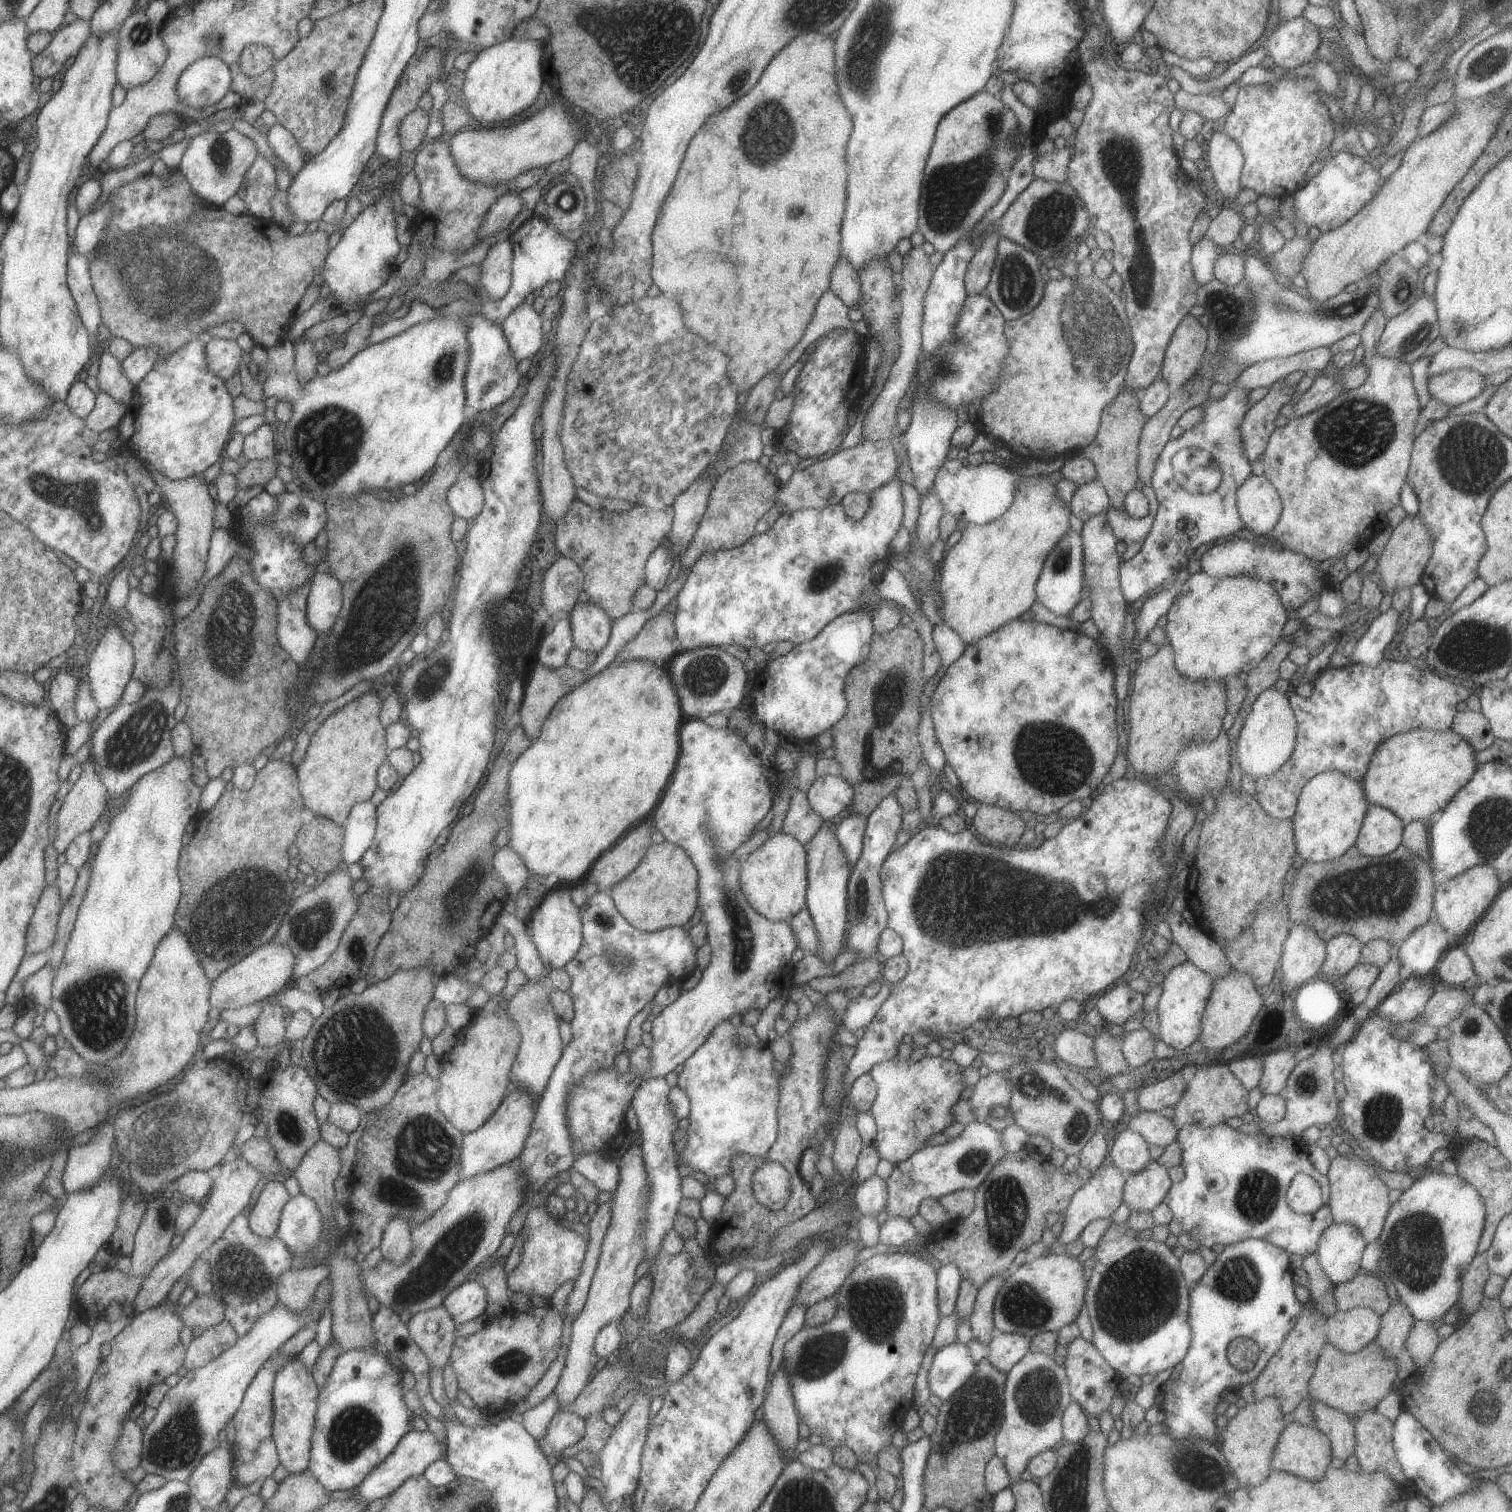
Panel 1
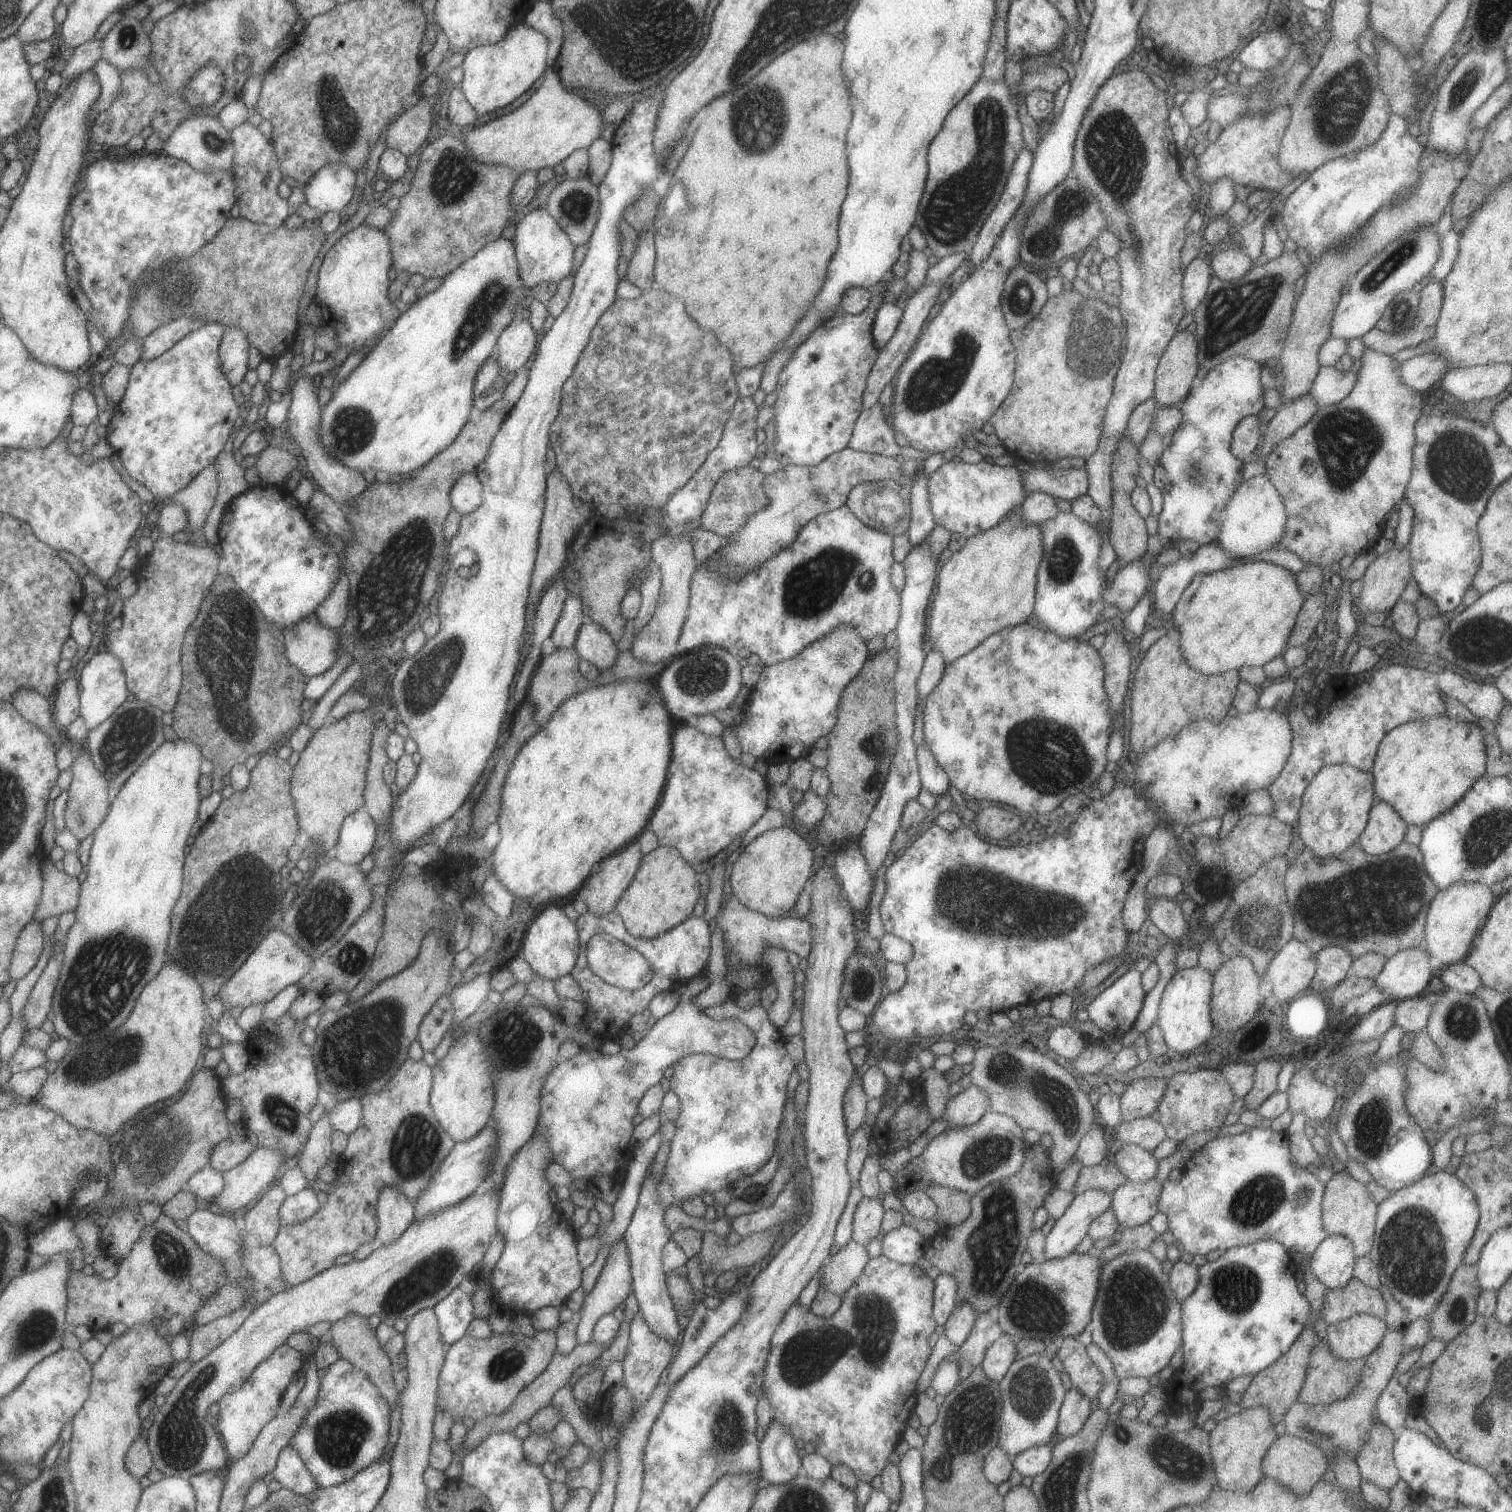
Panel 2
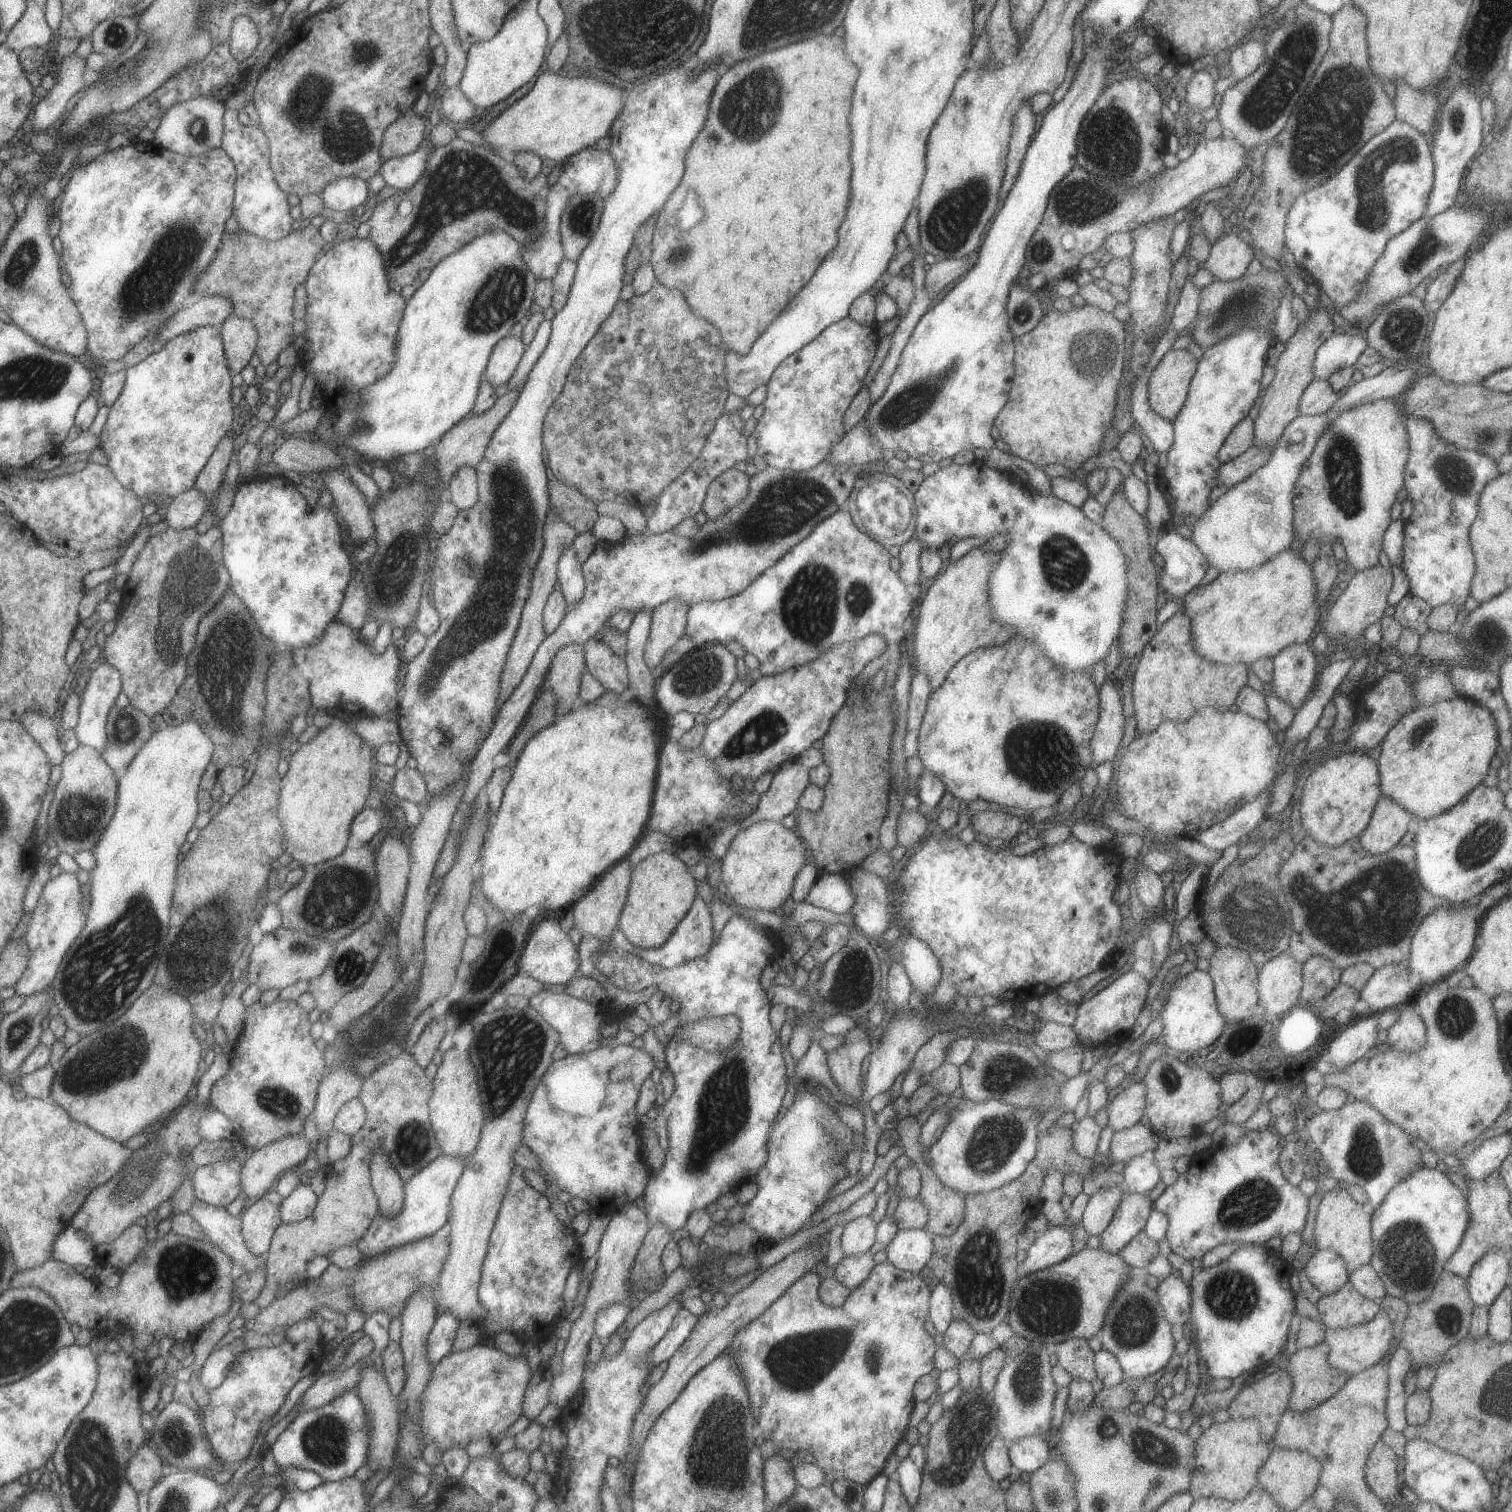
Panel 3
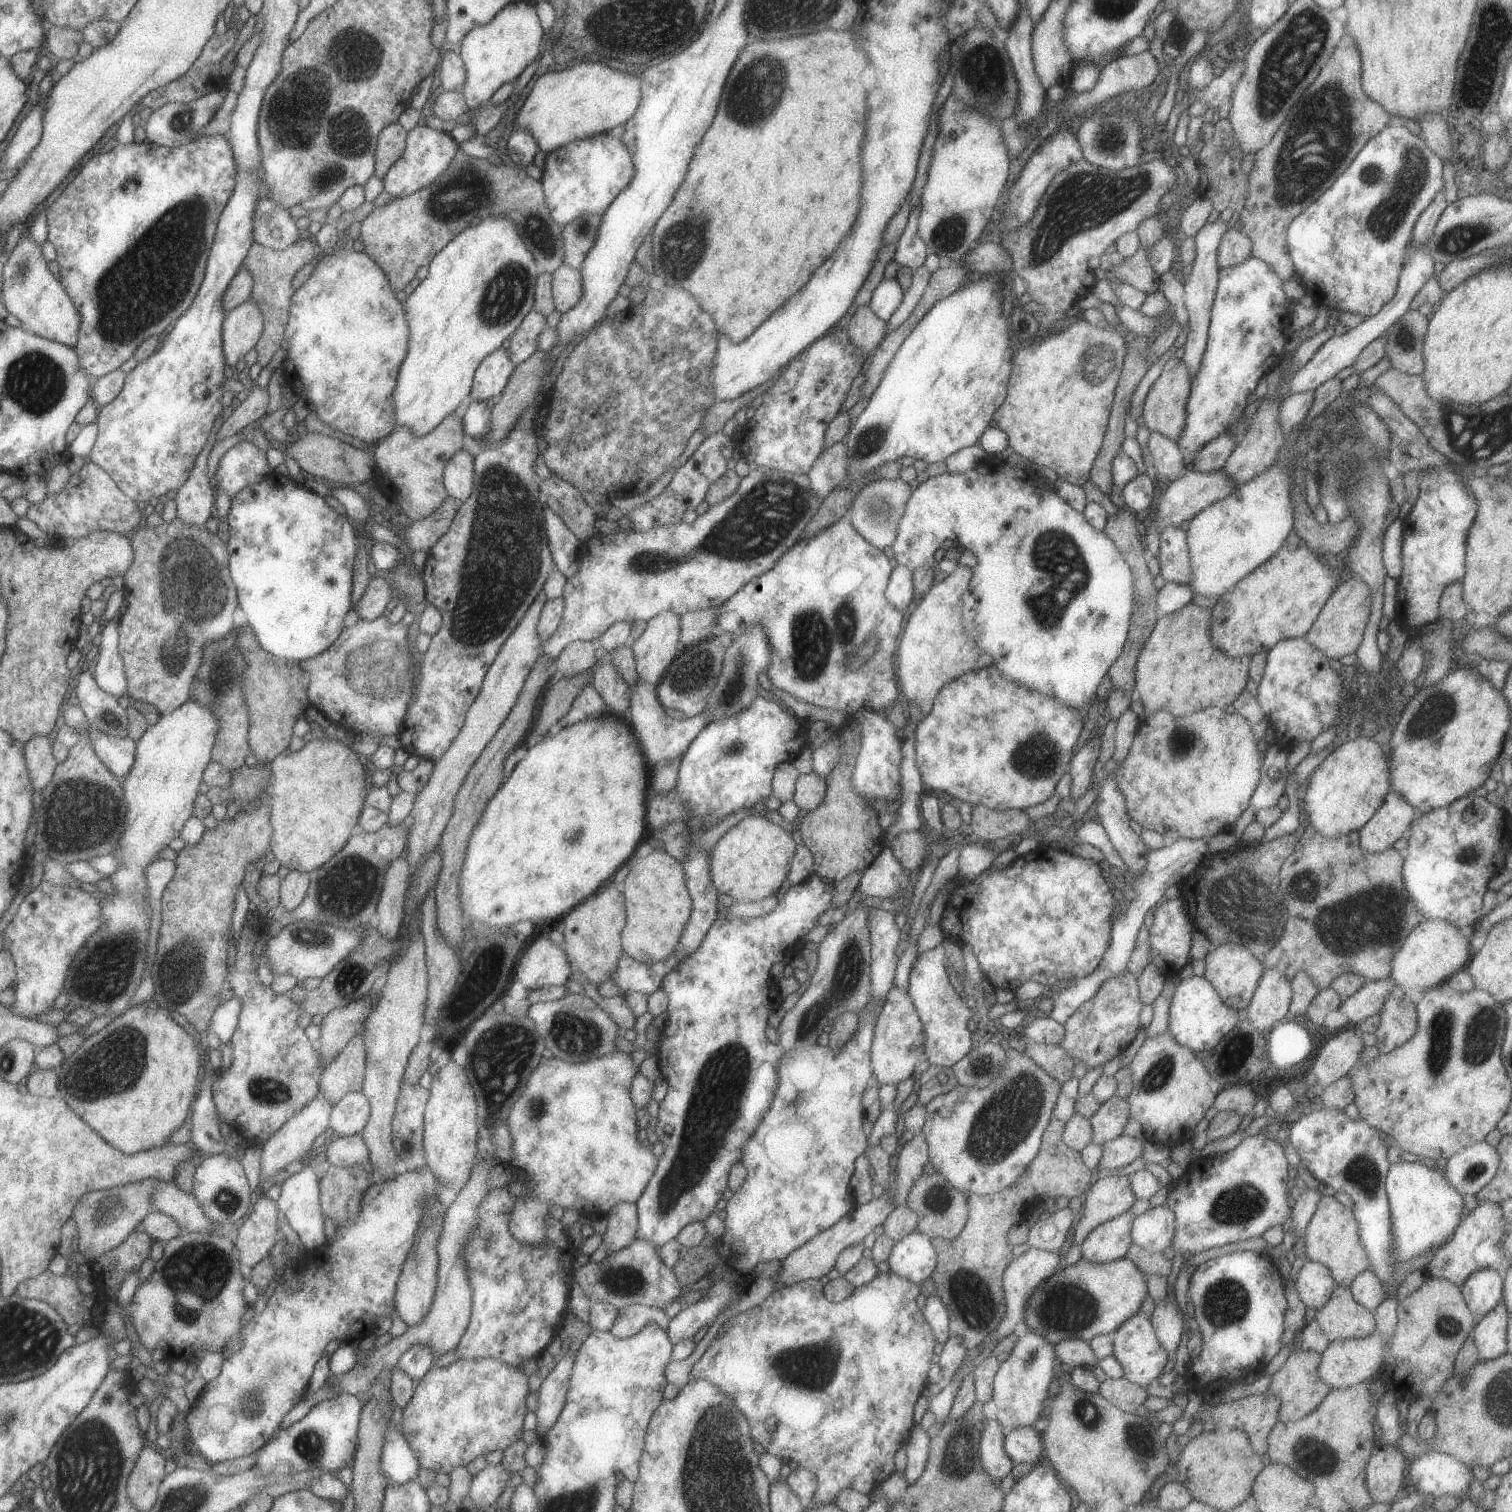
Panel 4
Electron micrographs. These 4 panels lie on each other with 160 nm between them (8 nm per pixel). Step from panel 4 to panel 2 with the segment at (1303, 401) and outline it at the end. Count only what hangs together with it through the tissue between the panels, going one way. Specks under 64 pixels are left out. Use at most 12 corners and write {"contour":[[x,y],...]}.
{"contour":[[1321,366],[1310,394],[1319,408],[1352,392],[1357,374]]}

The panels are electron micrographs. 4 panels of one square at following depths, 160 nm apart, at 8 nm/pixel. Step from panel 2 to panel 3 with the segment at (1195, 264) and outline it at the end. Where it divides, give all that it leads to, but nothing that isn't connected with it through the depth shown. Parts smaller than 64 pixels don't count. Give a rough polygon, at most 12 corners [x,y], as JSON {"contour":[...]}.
{"contour":[[1190,277],[1182,288],[1170,326],[1178,332],[1192,326],[1200,292]]}

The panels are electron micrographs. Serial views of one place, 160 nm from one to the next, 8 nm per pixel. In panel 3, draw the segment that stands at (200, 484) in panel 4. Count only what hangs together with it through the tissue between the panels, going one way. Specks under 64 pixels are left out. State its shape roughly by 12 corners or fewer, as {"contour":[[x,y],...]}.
{"contour":[[192,487],[167,506],[170,527],[183,531],[205,517],[210,502]]}

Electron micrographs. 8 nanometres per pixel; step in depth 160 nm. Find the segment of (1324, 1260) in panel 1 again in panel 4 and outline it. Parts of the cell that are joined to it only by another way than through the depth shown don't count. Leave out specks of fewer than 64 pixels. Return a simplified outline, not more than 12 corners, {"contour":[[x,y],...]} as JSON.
{"contour":[[1309,1258],[1295,1277],[1308,1308],[1324,1306],[1337,1285],[1324,1263]]}

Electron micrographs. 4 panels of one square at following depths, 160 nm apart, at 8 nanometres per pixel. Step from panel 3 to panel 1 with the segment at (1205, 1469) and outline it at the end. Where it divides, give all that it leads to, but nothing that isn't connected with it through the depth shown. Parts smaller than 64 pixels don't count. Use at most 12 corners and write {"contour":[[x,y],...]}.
{"contour":[[1281,1402],[1248,1403],[1221,1431],[1220,1450],[1242,1487],[1273,1471],[1286,1428]]}

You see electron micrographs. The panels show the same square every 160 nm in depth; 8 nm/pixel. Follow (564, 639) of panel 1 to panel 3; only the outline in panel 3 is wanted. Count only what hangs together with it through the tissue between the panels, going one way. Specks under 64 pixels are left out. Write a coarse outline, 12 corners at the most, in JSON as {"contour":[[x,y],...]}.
{"contour":[[573,546],[561,554],[557,579],[568,607],[584,596],[583,568]]}

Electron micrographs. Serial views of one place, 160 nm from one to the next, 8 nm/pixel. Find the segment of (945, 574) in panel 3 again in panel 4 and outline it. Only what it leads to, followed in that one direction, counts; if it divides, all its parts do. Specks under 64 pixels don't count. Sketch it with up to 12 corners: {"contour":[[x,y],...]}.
{"contour":[[958,565],[910,614],[900,695],[925,716],[944,685],[992,665],[962,622],[974,567]]}

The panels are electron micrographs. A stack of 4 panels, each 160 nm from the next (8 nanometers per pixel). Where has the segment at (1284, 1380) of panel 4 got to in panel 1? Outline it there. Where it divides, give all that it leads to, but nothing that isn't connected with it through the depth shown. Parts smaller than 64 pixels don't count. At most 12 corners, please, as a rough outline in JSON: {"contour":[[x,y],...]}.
{"contour":[[1376,1340],[1328,1342],[1309,1394],[1347,1415],[1394,1391],[1398,1361]]}

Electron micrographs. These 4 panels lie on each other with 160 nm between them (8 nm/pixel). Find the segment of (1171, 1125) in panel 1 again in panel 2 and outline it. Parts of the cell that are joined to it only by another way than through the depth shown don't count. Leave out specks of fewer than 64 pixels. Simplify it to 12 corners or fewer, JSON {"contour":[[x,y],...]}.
{"contour":[[1152,1117],[1122,1121],[1117,1138],[1152,1152],[1167,1137]]}

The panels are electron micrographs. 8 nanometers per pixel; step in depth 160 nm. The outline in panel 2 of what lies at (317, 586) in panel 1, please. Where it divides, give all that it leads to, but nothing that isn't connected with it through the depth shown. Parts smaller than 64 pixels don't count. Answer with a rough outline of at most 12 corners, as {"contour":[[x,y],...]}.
{"contour":[[340,573],[314,612],[320,624],[340,630],[347,617],[349,580]]}

